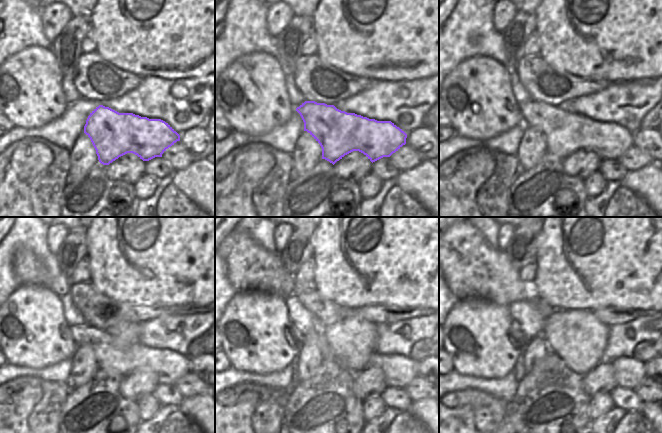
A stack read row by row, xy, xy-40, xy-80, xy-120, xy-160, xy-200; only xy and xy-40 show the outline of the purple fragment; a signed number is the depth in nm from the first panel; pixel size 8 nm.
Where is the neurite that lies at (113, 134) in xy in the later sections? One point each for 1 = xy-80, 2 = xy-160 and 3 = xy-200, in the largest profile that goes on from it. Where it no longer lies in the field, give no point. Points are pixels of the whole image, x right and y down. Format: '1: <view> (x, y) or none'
1: xy-80 (565, 132)
2: xy-160 (399, 370)
3: xy-200 (628, 372)

